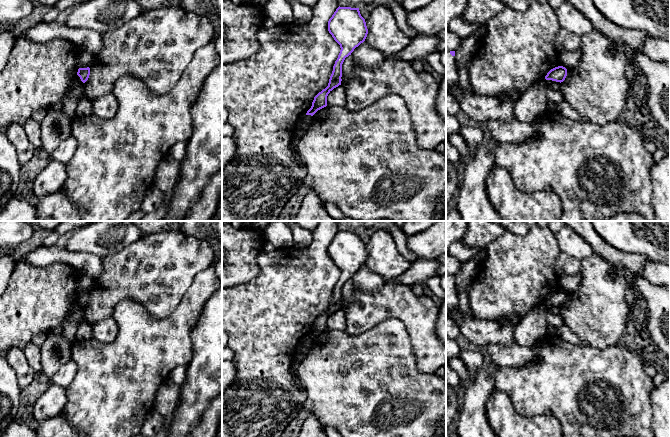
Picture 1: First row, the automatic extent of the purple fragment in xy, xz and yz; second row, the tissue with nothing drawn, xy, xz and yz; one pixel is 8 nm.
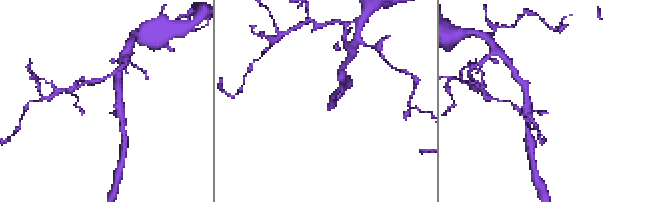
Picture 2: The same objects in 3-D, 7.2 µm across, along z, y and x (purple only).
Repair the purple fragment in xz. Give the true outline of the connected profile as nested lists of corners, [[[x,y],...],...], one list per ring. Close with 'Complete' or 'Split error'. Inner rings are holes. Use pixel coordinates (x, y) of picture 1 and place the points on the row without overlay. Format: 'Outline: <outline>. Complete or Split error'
Outline: [[[340,230],[328,245],[328,255],[340,269],[341,274],[333,290],[328,310],[314,321],[306,339],[313,340],[318,334],[327,330],[328,318],[341,309],[342,288],[345,282],[365,265],[368,258],[365,243],[361,240],[359,232]]]. Complete

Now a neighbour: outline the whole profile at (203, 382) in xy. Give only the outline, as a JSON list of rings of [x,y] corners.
[[[222,283],[204,305],[198,322],[191,331],[193,357],[180,386],[179,401],[174,410],[168,437],[187,437],[207,410],[211,401],[222,394]]]

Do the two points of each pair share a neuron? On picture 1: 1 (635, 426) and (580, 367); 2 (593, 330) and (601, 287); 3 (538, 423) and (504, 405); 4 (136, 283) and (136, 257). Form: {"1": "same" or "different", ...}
{"1": "same", "2": "same", "3": "same", "4": "same"}

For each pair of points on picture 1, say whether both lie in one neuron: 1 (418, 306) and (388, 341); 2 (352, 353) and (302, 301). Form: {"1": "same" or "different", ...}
{"1": "different", "2": "different"}

